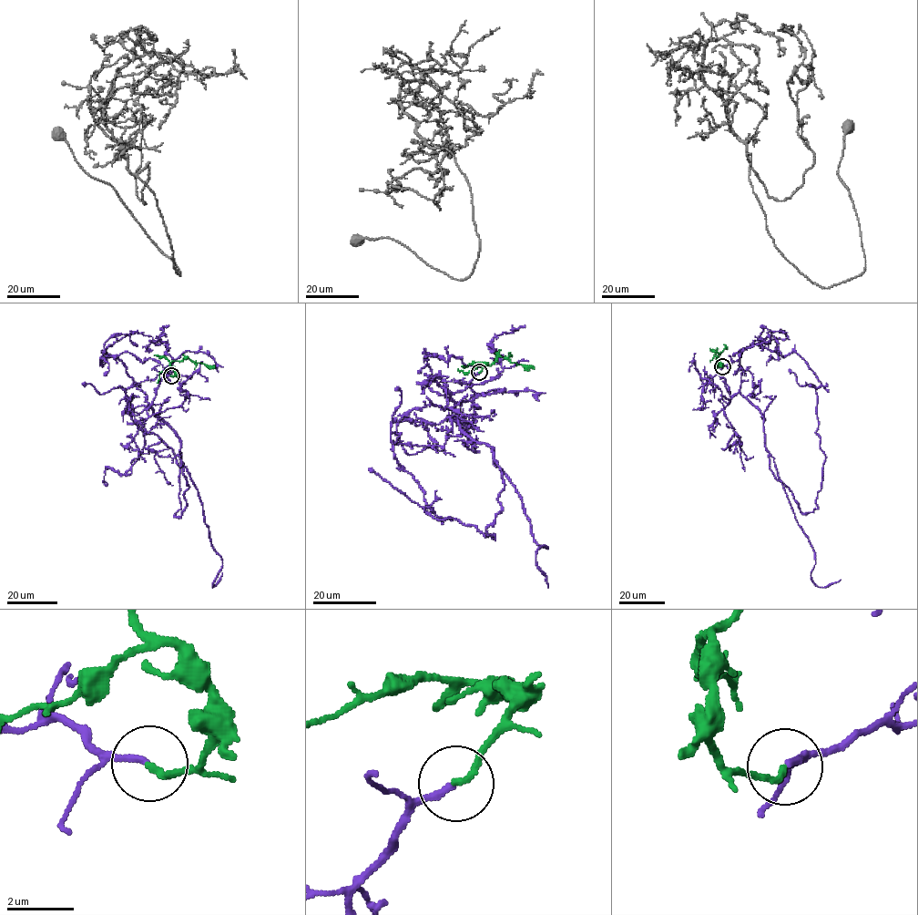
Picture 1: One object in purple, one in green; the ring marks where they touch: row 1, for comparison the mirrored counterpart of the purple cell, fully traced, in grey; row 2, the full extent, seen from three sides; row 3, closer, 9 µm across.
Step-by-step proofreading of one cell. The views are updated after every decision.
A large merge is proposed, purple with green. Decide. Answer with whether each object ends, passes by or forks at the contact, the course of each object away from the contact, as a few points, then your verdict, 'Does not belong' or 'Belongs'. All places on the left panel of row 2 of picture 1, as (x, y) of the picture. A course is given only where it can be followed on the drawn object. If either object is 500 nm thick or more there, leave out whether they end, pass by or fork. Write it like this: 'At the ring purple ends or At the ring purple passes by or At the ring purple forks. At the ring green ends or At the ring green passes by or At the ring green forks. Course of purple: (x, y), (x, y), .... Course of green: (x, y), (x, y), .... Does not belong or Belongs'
At the ring purple ends. At the ring green ends. Course of purple: (170, 375), (152, 408), (180, 445), (180, 517), (173, 450), (131, 418), (122, 362), (100, 363), (151, 336). Course of green: (170, 375), (175, 374), (171, 362), (185, 358), (215, 367). Belongs

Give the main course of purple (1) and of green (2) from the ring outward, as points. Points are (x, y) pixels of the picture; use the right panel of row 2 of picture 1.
1: (722, 365), (740, 361), (769, 467), (811, 512), (821, 382), (795, 352), (769, 348), (790, 340)
2: (722, 365), (717, 364), (720, 353), (714, 351), (722, 366)

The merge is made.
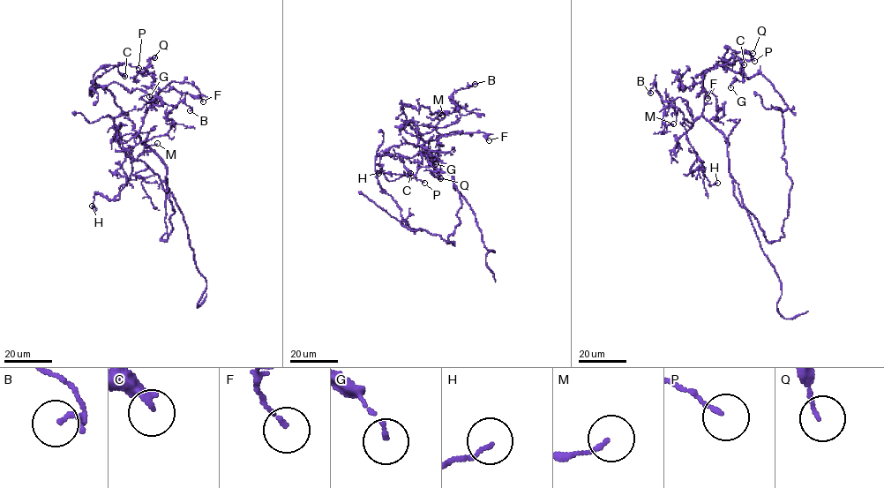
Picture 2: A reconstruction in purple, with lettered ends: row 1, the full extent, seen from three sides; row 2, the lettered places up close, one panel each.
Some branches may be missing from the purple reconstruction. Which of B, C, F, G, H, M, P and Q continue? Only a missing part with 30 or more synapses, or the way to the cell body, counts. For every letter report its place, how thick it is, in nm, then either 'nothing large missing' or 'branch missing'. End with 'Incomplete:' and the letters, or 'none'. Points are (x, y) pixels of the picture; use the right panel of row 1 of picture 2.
B: place (650, 93); calibre 160 nm; nothing large missing
C: place (744, 64); calibre 300 nm; nothing large missing
F: place (707, 98); calibre 110 nm; nothing large missing
G: place (730, 87); calibre 110 nm; nothing large missing
H: place (717, 183); calibre 100 nm; nothing large missing
M: place (673, 123); calibre 120 nm; nothing large missing
P: place (754, 61); calibre 120 nm; nothing large missing
Q: place (752, 53); calibre 90 nm; nothing large missing
Incomplete: none

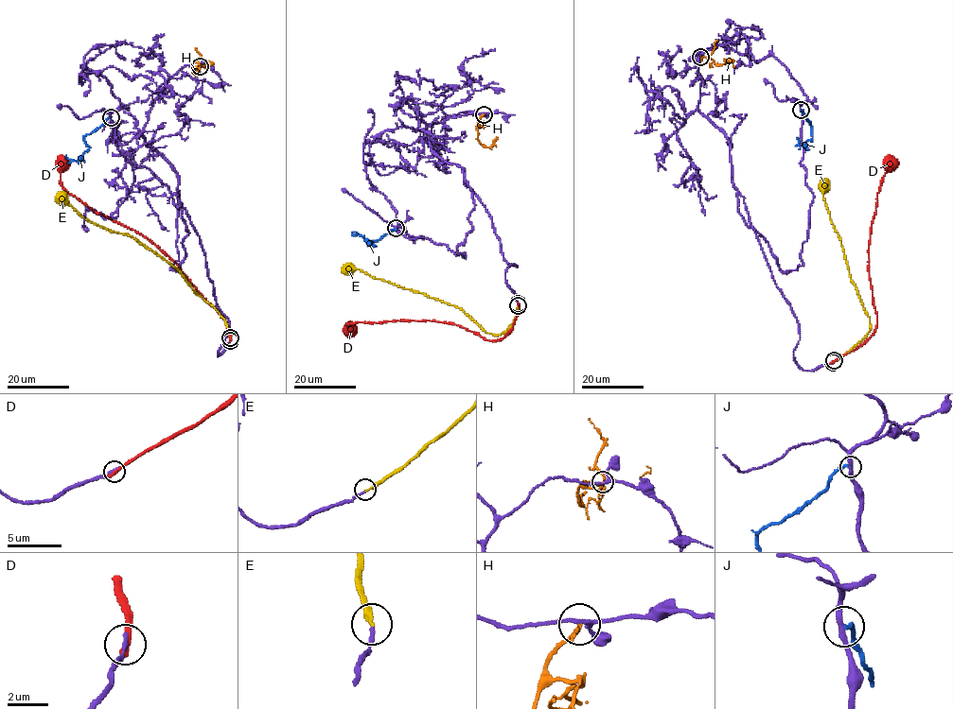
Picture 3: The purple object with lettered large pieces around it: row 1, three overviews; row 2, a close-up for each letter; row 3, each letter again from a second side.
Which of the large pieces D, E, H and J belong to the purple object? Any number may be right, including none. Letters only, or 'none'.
E

